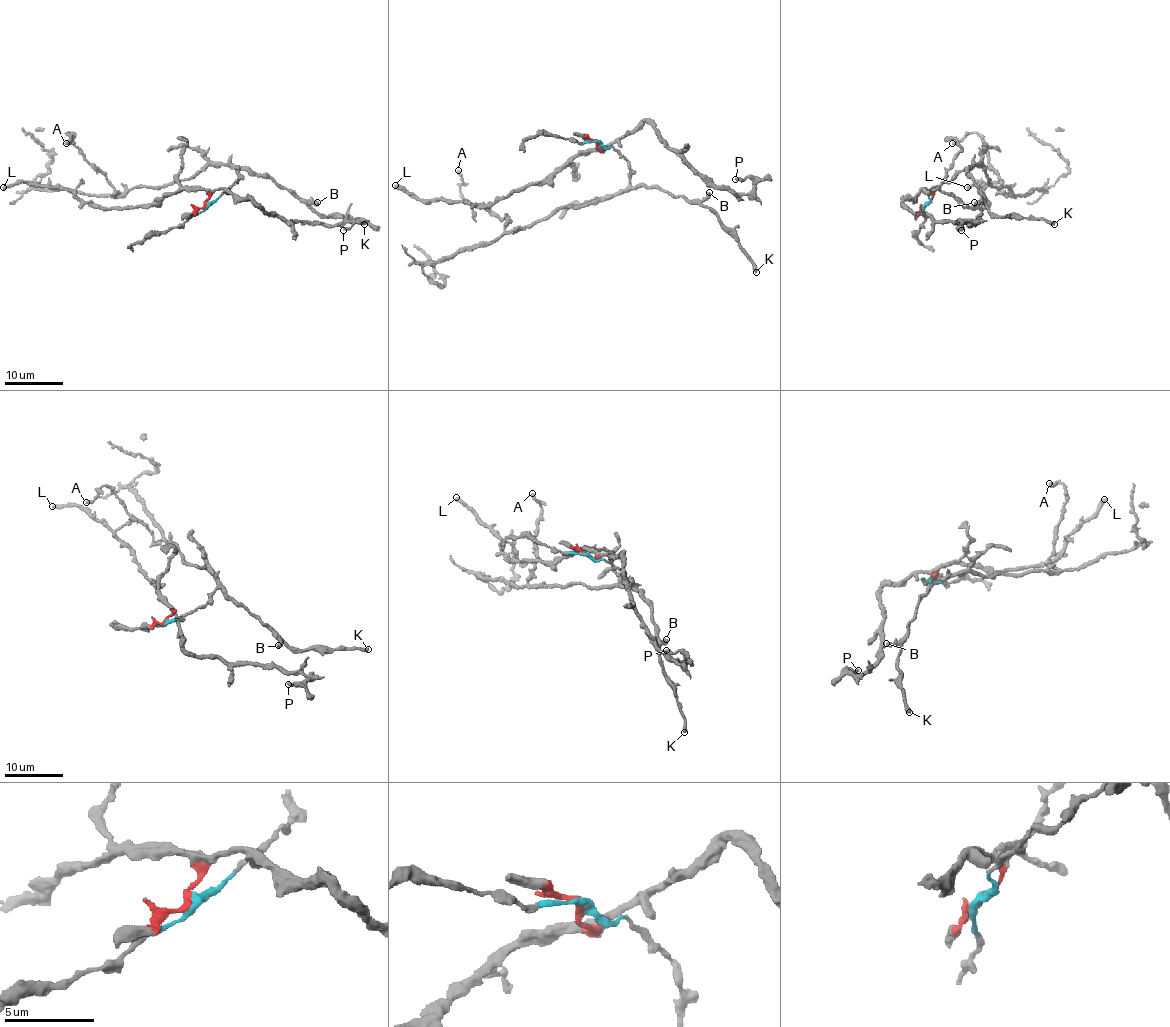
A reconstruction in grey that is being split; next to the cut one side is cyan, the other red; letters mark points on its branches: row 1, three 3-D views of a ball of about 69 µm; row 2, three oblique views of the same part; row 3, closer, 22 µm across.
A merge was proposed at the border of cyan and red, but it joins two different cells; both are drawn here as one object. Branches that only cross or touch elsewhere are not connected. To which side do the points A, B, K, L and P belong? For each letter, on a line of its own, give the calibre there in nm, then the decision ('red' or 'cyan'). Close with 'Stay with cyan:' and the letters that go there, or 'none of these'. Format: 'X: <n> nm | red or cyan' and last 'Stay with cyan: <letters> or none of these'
A: 400 nm | cyan
B: 480 nm | cyan
K: 440 nm | cyan
L: 480 nm | red
P: 320 nm | red
Stay with cyan: A, B, K

